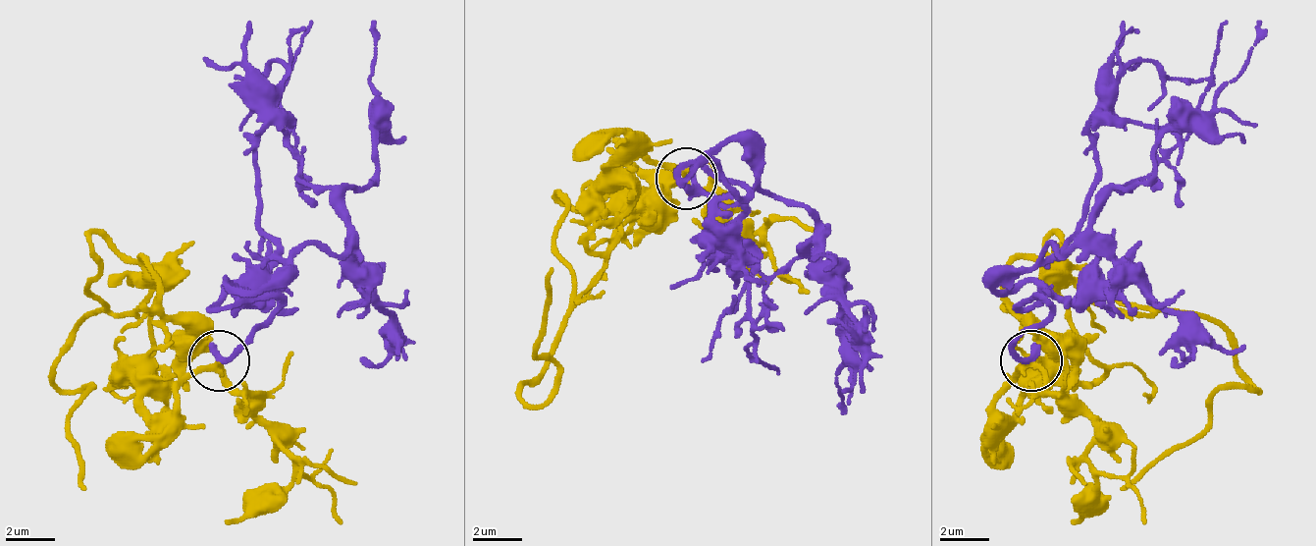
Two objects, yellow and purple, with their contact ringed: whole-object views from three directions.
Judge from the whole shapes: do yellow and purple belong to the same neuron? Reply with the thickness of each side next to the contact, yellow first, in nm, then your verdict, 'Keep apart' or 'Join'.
Thickness 260 nm (yellow) against 320 nm. Join

